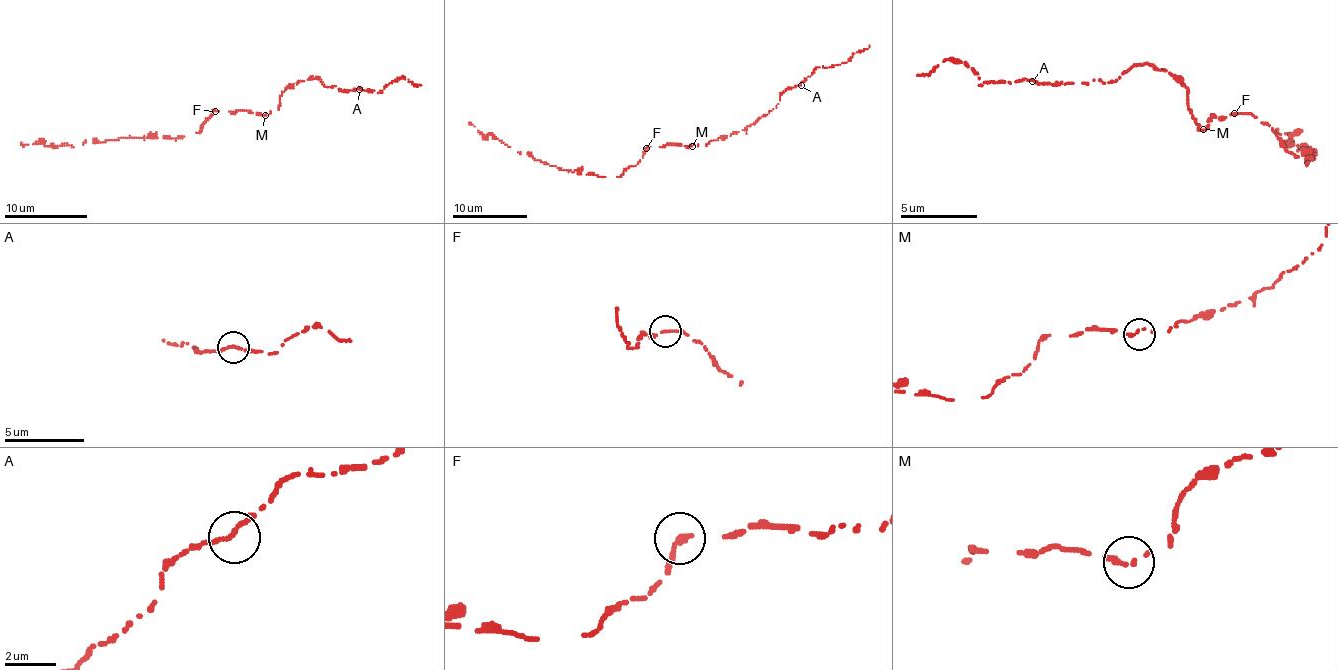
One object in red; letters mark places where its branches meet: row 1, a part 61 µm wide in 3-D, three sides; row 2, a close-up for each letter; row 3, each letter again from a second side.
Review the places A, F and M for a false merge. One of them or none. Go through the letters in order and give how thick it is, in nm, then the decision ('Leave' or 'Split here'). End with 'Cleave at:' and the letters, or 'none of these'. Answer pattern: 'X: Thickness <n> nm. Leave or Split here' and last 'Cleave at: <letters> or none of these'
A: Thickness 260 nm. Leave
F: Thickness 240 nm. Leave
M: Thickness 240 nm. Leave
Cleave at: none of these

